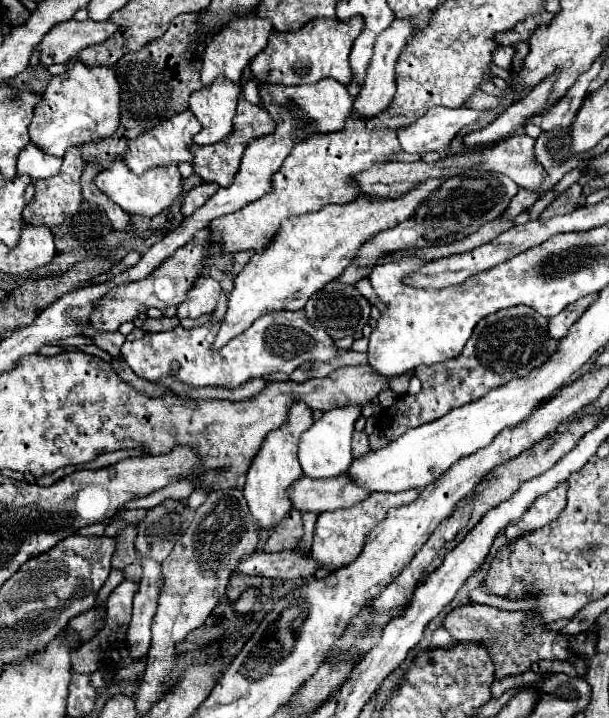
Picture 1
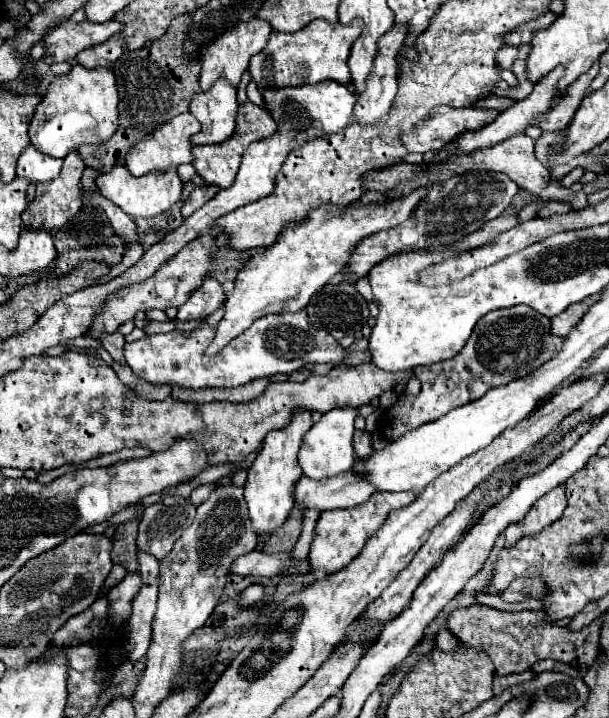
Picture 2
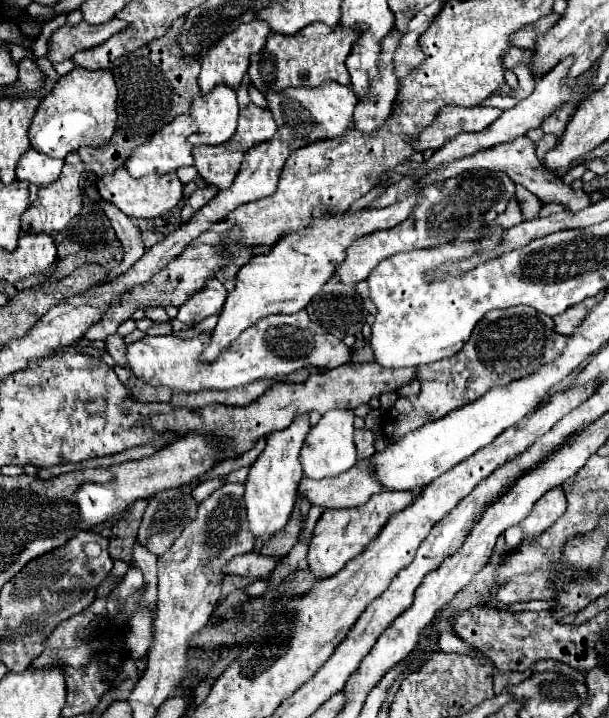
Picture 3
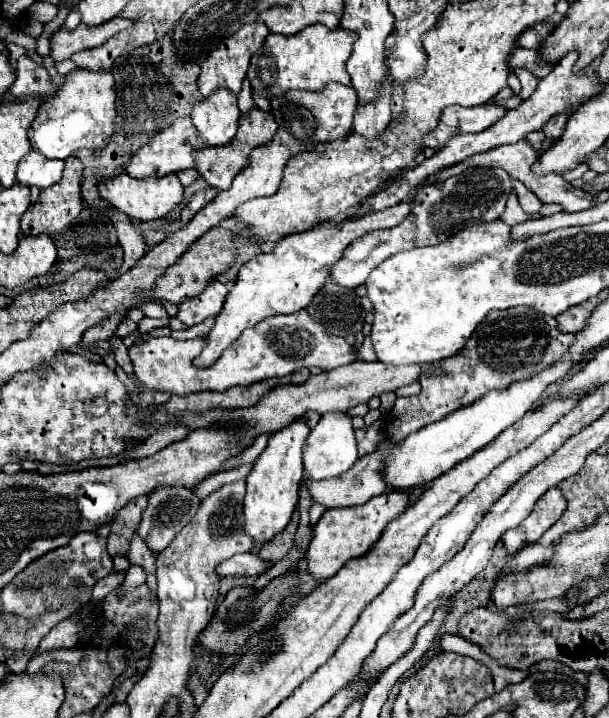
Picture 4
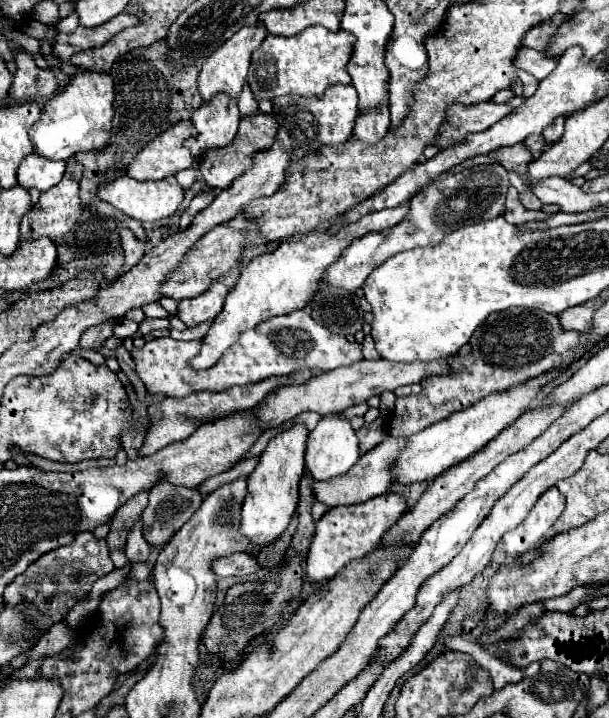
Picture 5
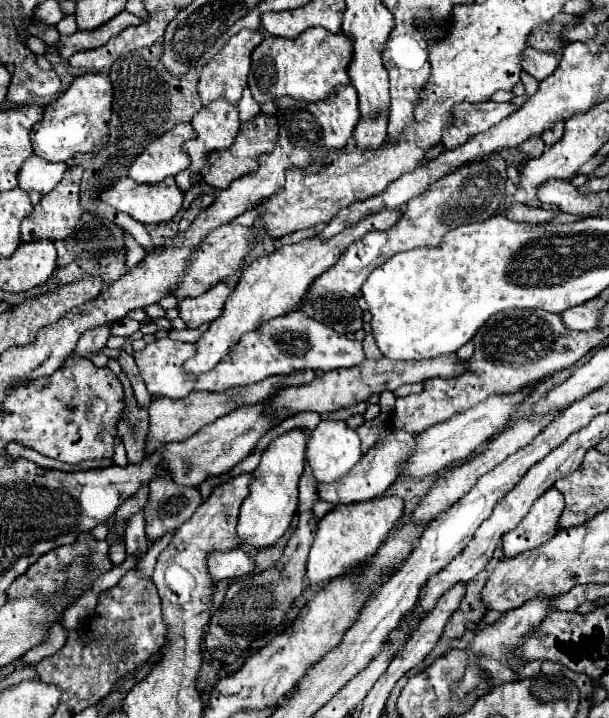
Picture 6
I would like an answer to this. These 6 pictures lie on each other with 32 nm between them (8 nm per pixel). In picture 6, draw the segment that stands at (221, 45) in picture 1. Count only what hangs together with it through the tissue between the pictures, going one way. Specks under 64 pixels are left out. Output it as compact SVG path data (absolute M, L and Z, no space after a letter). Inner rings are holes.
M240 30L236 36L232 36L232 40L228 40L228 44L224 48L220 48L220 56L216 56L216 60L210 60L208 64L204 64L202 72L200 72L200 80L198 80L198 94L202 98L202 104L208 106L212 100L224 96L228 102L238 104L242 90L248 82L248 72L250 72L250 54L252 50L262 42L264 34L262 30Z

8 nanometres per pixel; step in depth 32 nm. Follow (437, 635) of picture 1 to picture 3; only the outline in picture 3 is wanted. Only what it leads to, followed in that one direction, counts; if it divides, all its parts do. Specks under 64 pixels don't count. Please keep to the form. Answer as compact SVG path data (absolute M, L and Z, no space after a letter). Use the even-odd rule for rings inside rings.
M440 632L440 636L438 636L438 648L442 652L458 652L458 654L474 654L474 656L478 654L478 650L468 646L464 640L460 640L452 632Z

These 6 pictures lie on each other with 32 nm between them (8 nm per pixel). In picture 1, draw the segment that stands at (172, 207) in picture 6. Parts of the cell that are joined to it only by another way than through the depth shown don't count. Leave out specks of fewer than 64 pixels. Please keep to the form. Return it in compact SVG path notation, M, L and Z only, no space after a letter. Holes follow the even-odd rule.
M114 160L106 170L102 170L94 178L94 184L110 200L114 200L126 214L142 214L142 216L160 214L182 192L182 176L180 176L176 164L168 164L168 168L150 168L142 176L136 176L130 168L126 168L124 160Z

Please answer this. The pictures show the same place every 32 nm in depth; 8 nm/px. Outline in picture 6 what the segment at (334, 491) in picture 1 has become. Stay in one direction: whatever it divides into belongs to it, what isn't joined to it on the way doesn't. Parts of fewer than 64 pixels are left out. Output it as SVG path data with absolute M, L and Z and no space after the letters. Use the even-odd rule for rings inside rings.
M402 430L390 432L384 440L380 440L372 450L368 450L362 456L362 460L356 464L356 468L352 468L352 472L348 472L348 476L344 476L344 480L340 480L340 484L318 484L316 488L320 492L320 500L336 506L336 504L364 502L364 500L372 500L372 498L384 494L388 490L388 486L398 478L400 466L406 460L412 446L414 446L412 434L406 434Z

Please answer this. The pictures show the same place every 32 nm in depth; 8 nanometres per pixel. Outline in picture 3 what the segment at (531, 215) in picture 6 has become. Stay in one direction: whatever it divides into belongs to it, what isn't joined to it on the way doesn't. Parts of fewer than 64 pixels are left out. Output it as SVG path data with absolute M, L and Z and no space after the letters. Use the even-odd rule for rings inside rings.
M512 198L510 200L510 204L508 204L508 208L506 208L506 212L502 212L496 220L492 220L490 222L490 228L492 228L492 224L500 224L500 228L512 228L512 226L516 226L516 224L520 224L524 218L522 218L522 212L520 212L520 208L518 208L518 204L516 204L516 198Z

